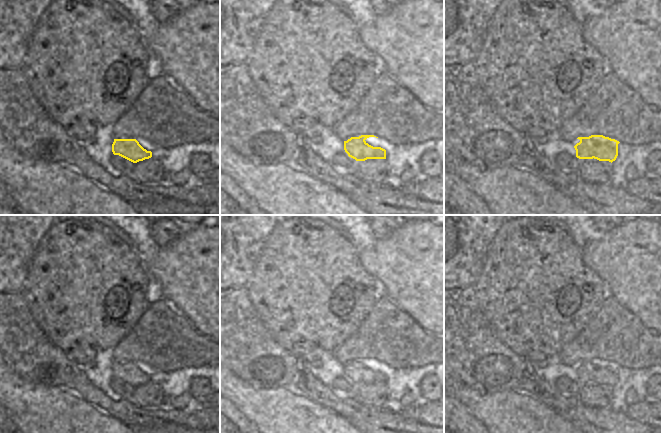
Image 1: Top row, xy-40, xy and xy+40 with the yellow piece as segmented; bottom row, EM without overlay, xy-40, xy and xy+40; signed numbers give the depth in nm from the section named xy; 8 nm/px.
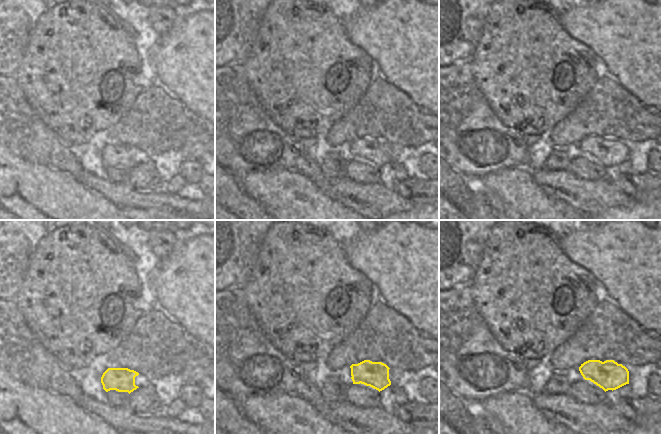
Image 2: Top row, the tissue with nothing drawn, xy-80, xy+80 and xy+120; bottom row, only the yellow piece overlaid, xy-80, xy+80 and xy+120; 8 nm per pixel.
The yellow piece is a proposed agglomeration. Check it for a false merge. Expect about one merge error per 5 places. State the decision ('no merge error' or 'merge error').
no merge error

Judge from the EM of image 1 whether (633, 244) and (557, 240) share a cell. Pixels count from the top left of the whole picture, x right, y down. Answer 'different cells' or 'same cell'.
different cells

